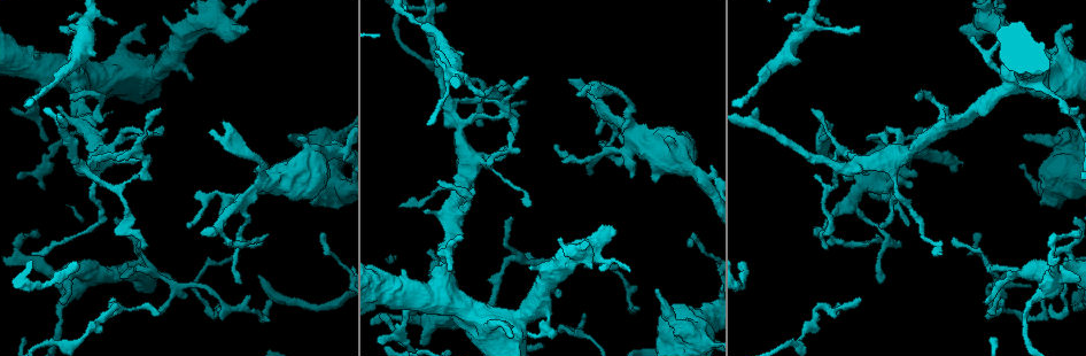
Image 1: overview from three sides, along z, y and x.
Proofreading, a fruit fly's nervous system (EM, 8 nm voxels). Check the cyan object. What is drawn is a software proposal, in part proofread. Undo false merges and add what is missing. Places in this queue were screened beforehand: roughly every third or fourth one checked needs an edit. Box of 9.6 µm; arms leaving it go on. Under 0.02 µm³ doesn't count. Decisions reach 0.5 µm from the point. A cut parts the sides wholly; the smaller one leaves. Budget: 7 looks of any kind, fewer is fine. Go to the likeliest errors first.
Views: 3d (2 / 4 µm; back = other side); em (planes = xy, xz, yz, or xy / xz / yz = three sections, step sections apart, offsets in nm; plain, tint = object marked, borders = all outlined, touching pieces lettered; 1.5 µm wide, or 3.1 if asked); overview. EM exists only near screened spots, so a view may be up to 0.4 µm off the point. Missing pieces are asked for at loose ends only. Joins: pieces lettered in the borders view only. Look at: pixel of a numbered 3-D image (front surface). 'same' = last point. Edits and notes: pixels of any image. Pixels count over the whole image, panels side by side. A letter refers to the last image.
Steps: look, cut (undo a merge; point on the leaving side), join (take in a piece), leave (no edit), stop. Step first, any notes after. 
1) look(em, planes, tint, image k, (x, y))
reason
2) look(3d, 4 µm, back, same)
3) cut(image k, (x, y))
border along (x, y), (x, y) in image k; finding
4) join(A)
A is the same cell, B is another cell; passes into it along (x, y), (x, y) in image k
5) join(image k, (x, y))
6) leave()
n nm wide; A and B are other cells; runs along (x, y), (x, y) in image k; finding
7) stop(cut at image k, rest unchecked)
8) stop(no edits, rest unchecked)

look(3d, 2 µm, image 1, (336, 149))
thin arm on a thick one

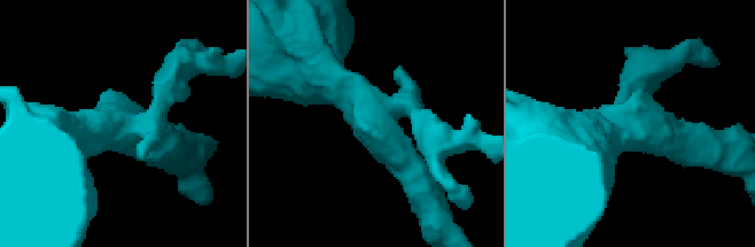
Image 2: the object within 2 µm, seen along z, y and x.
look(em, planes, tint, image 2, (634, 128))
3 arms; arms of 220, 280, 700 nm; shape alone is not enough

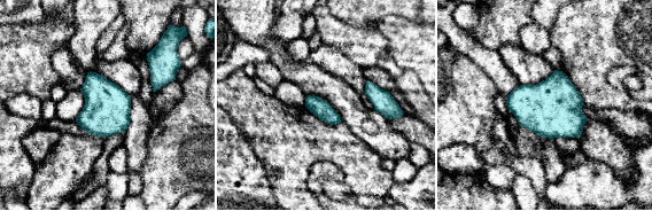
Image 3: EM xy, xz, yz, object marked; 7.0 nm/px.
look(em, planes, borders, same)
what lies round it

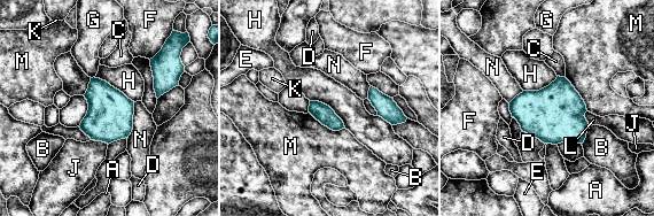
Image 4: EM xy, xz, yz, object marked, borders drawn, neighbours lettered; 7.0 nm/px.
leave()
H touches over 320 nm; A, B, C, D, E, F, G, H, J, K, L, M and N are other cells; border along (586, 110), (584, 116), (590, 125) in image 4; continuous, no second neuron

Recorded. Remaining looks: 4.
look(em, planes, tint, image 1, (1041, 301))
tapers out

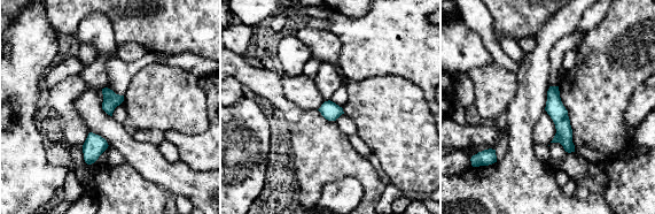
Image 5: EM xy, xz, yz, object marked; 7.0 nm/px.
look(em, planes, borders, same)
what lies round it

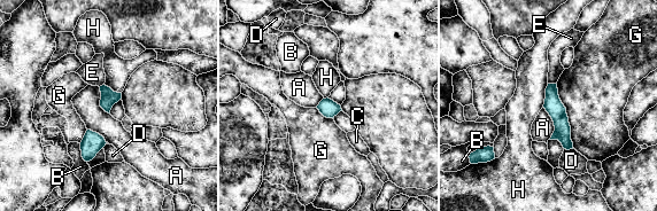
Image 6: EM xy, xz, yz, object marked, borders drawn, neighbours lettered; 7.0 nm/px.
leave()
A, B, C, D, E, G and H are other cells; none of them fits

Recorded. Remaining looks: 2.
stop(no edits, rest unchecked)

